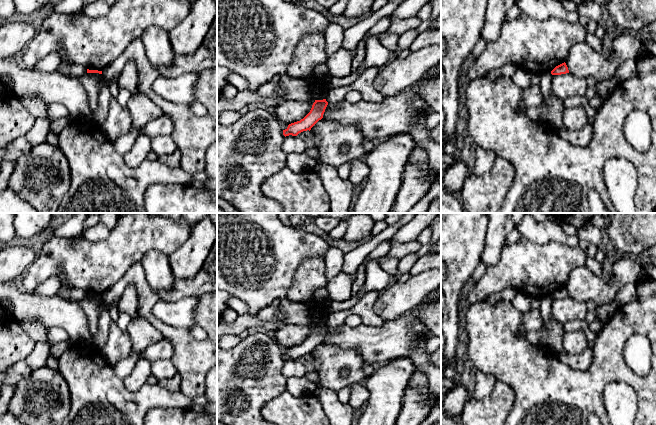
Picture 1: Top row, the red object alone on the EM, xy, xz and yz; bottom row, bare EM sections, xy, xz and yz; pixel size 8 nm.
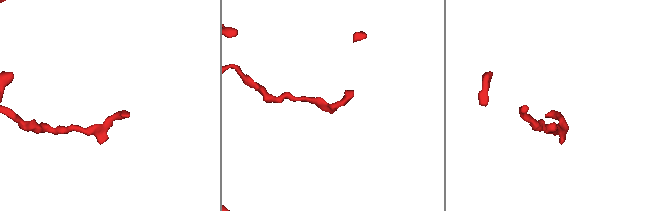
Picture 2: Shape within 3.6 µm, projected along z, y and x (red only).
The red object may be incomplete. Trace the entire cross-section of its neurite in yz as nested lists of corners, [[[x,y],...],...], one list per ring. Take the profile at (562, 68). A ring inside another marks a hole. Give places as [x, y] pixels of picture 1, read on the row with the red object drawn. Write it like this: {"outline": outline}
{"outline": [[[562,63],[558,66],[556,66],[552,71],[551,74],[552,75],[561,75],[561,74],[566,74],[569,73],[568,67],[566,65],[566,63]]]}

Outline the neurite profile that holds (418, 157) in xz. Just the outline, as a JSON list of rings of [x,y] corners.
[[[416,145],[409,157],[408,163],[416,165],[420,168],[425,168],[427,167],[426,162],[427,162],[426,150],[423,147]]]

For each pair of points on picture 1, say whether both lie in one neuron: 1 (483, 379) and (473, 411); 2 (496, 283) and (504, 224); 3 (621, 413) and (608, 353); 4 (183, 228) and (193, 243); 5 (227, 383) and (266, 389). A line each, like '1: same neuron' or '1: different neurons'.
1: different neurons
2: different neurons
3: different neurons
4: different neurons
5: same neuron

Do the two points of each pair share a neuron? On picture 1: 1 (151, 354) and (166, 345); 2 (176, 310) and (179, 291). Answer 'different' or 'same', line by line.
1: same
2: different

